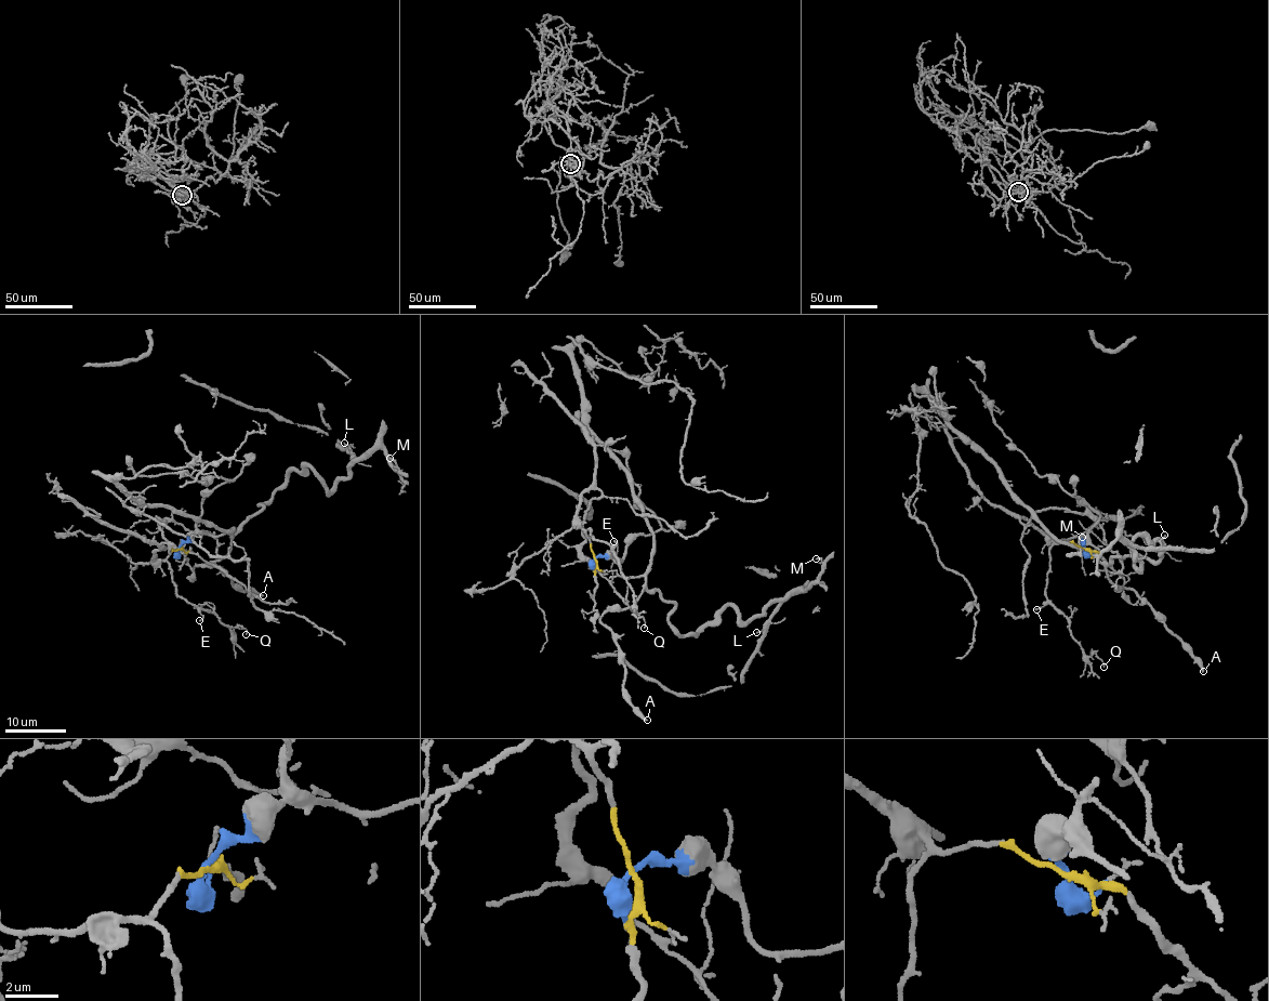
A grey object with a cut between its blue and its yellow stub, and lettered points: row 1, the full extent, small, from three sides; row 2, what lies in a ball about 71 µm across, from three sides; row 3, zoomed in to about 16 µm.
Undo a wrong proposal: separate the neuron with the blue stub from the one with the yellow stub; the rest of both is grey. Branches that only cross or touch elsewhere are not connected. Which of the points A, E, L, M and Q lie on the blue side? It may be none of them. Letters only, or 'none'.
A, L, M

